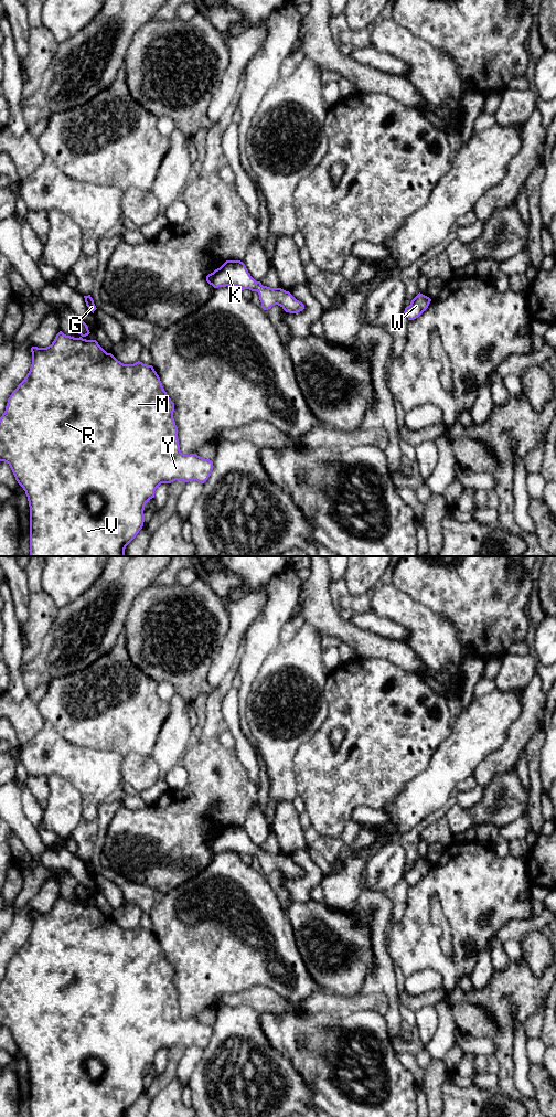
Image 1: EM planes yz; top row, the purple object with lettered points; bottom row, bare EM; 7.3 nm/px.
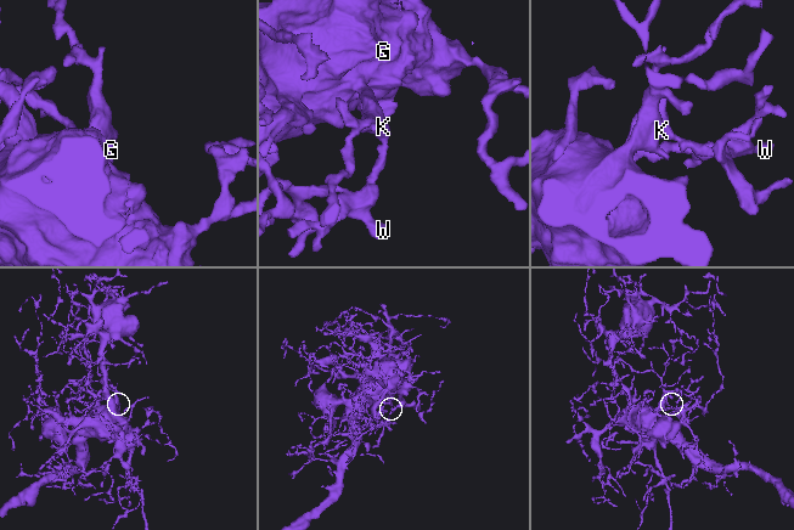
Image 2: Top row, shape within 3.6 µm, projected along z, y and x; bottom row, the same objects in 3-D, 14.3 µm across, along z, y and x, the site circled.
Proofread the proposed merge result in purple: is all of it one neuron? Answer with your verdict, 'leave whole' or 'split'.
leave whole

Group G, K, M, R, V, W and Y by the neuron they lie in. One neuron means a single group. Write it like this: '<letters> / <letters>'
G K M R V W Y

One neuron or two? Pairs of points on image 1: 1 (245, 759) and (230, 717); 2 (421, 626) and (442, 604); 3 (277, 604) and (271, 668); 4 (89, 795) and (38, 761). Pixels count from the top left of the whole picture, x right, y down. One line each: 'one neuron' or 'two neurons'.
1: one neuron
2: two neurons
3: two neurons
4: one neuron

